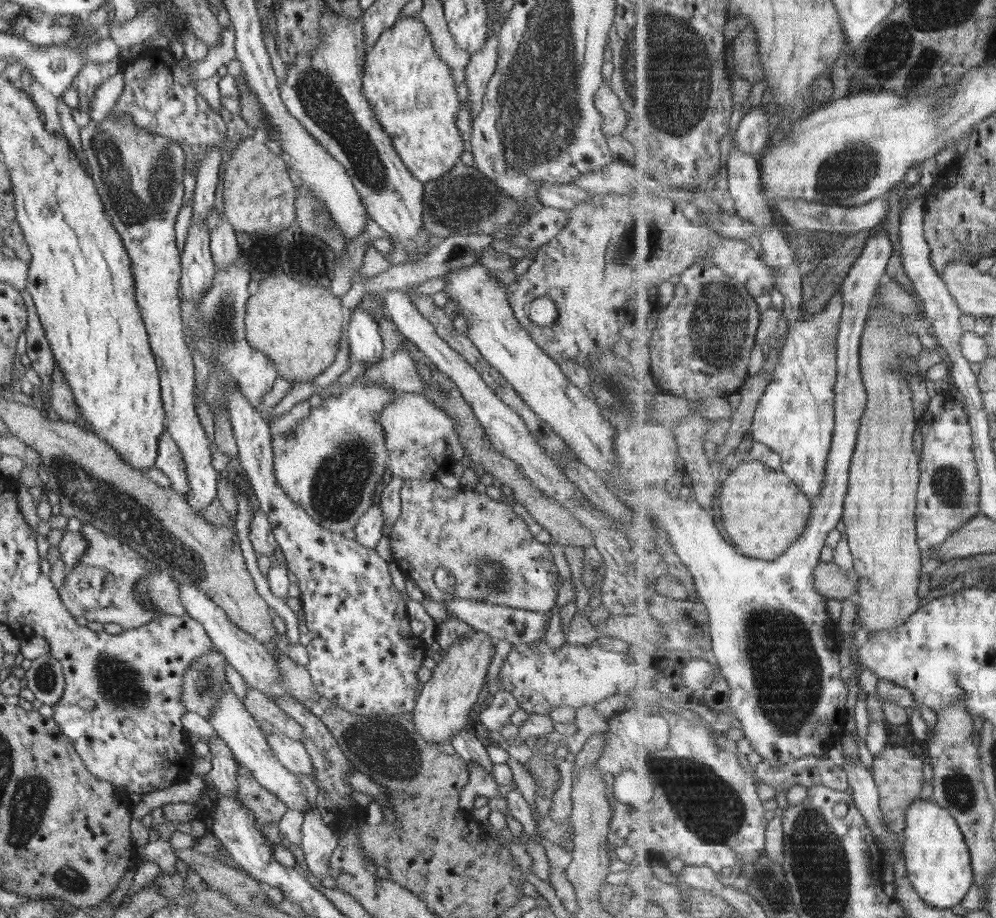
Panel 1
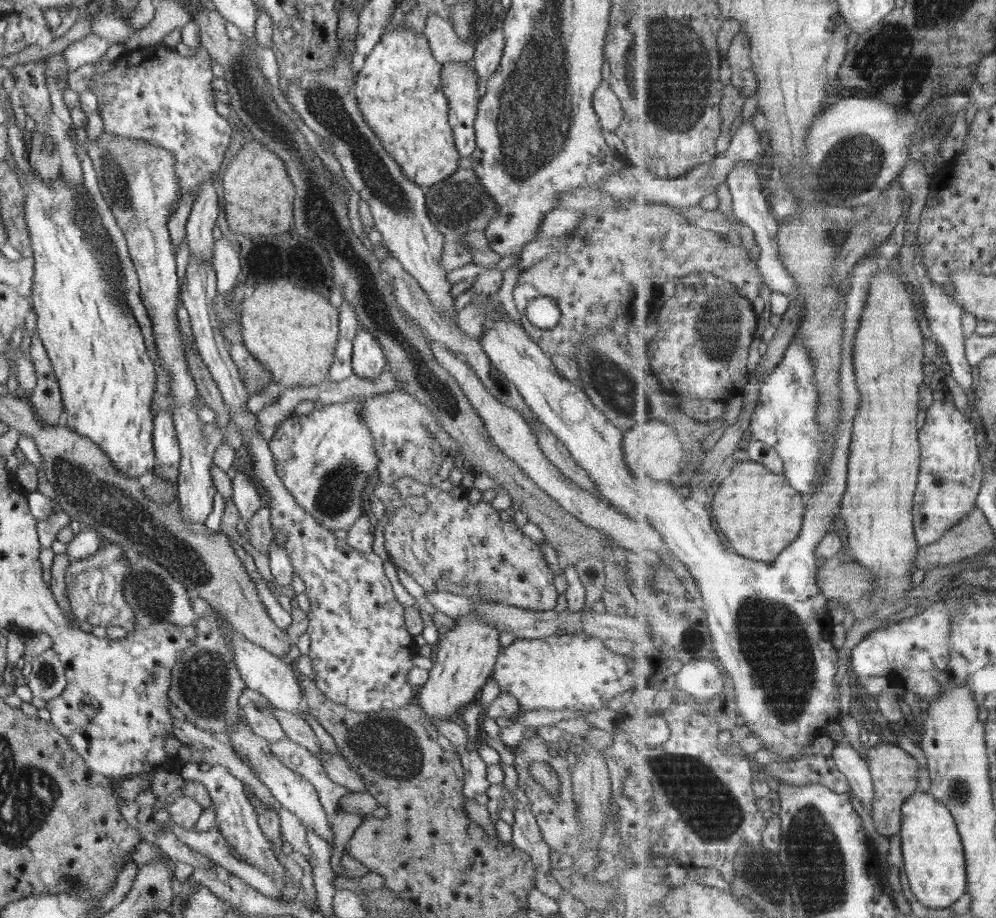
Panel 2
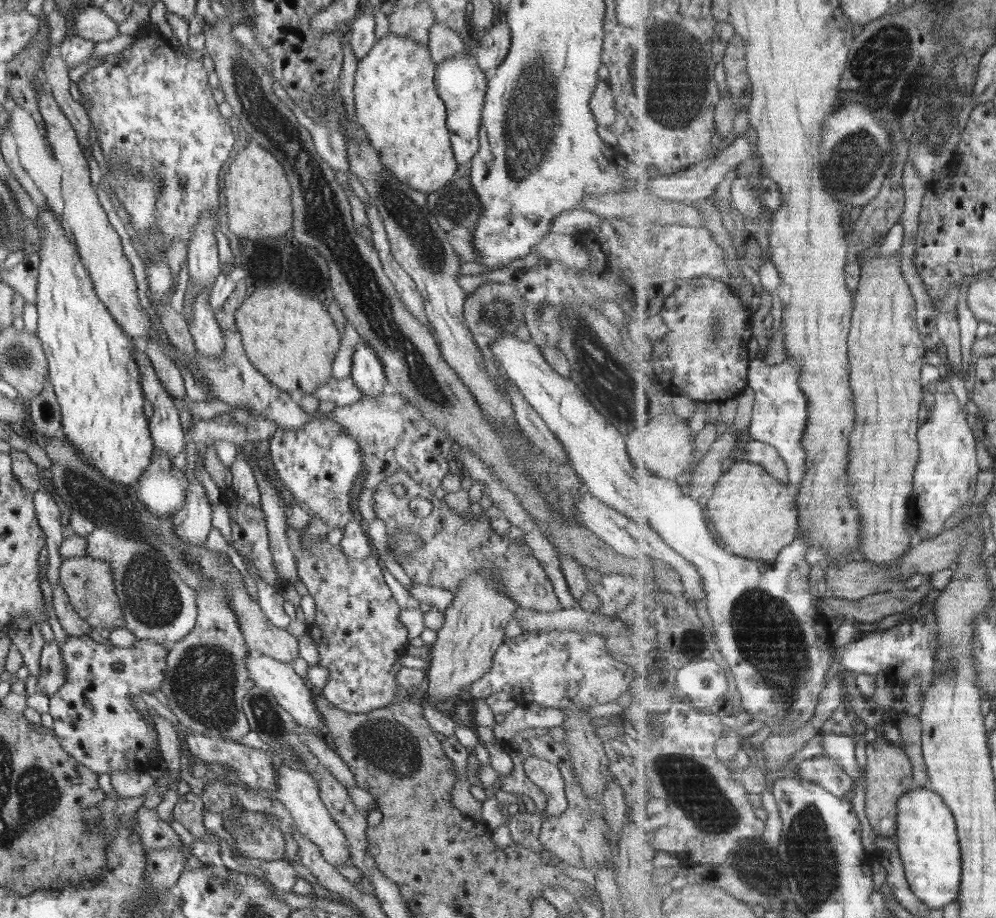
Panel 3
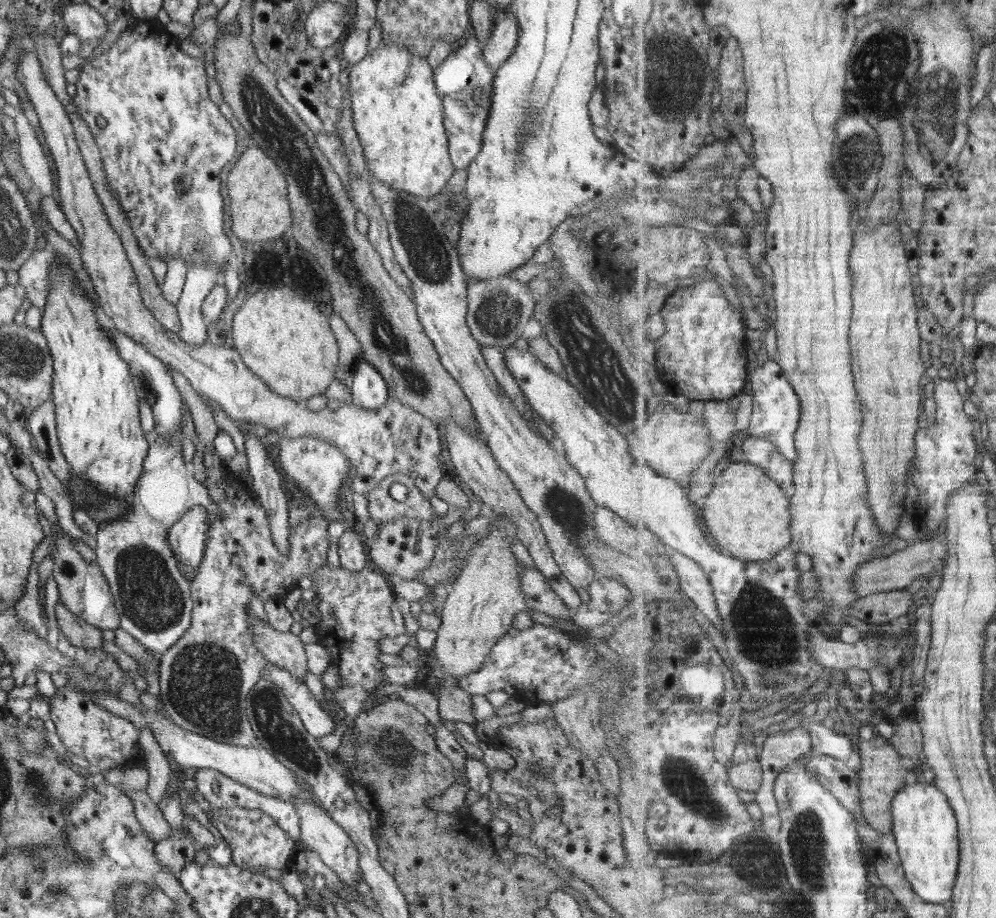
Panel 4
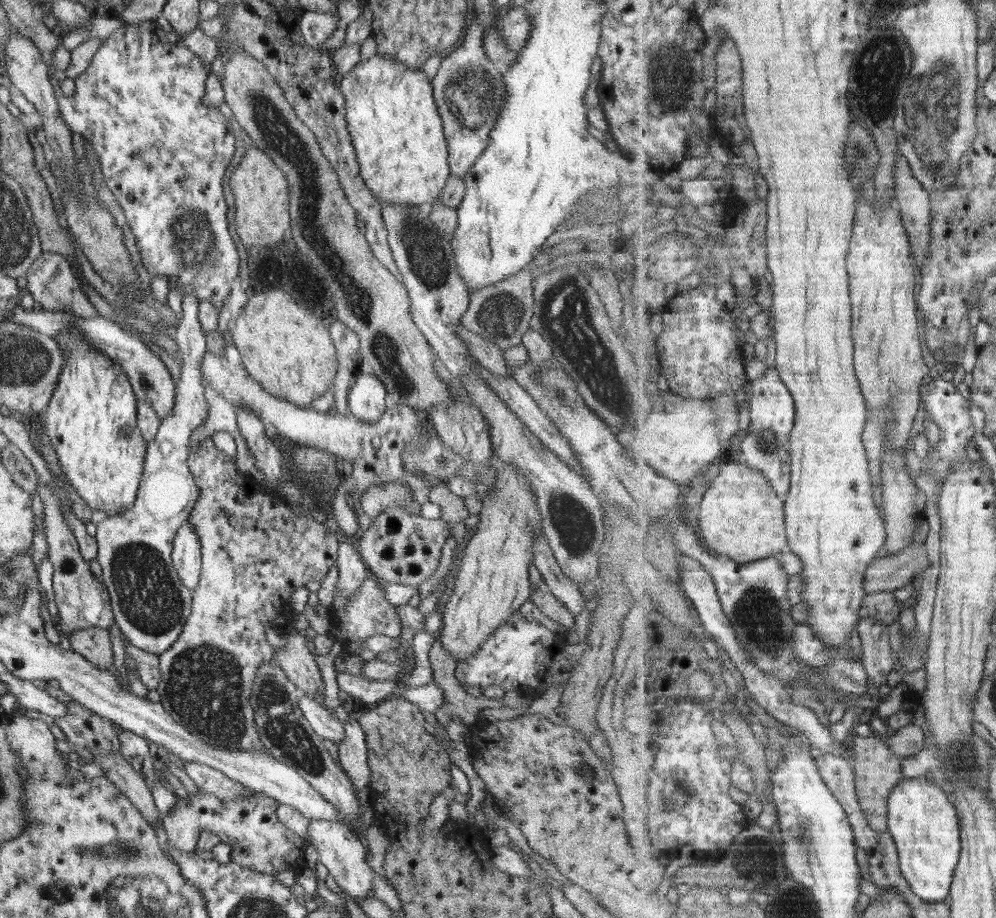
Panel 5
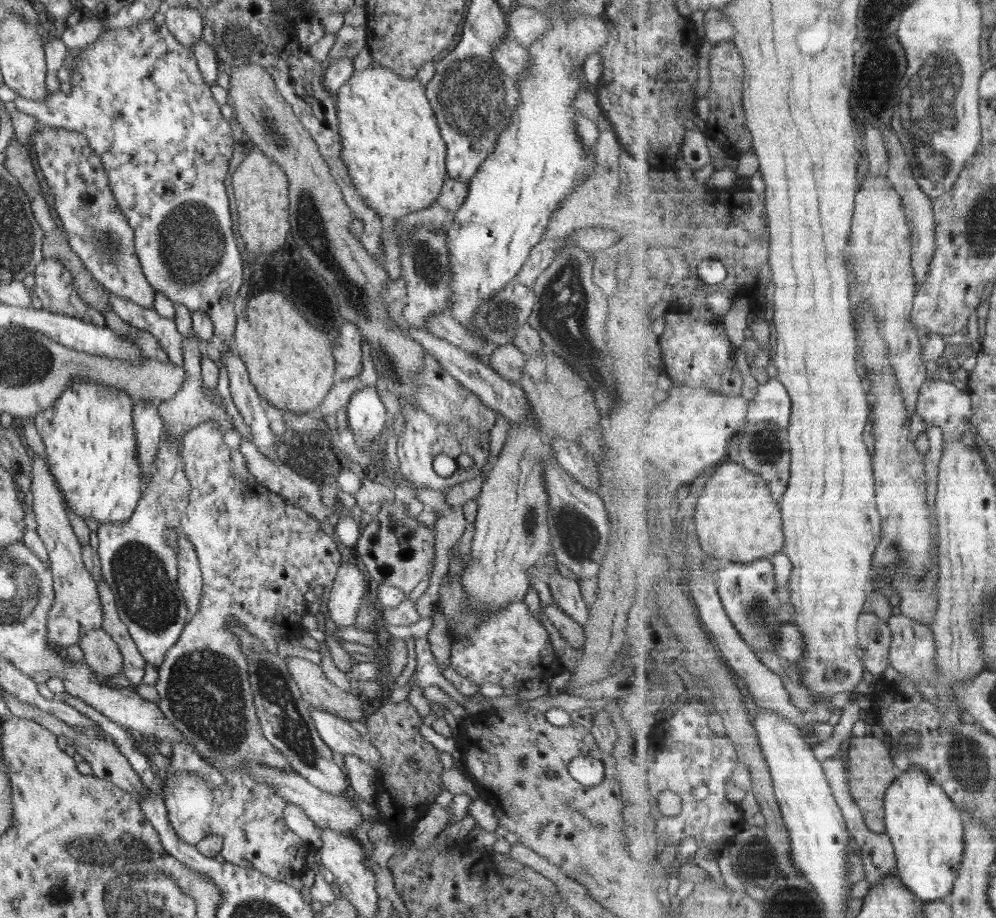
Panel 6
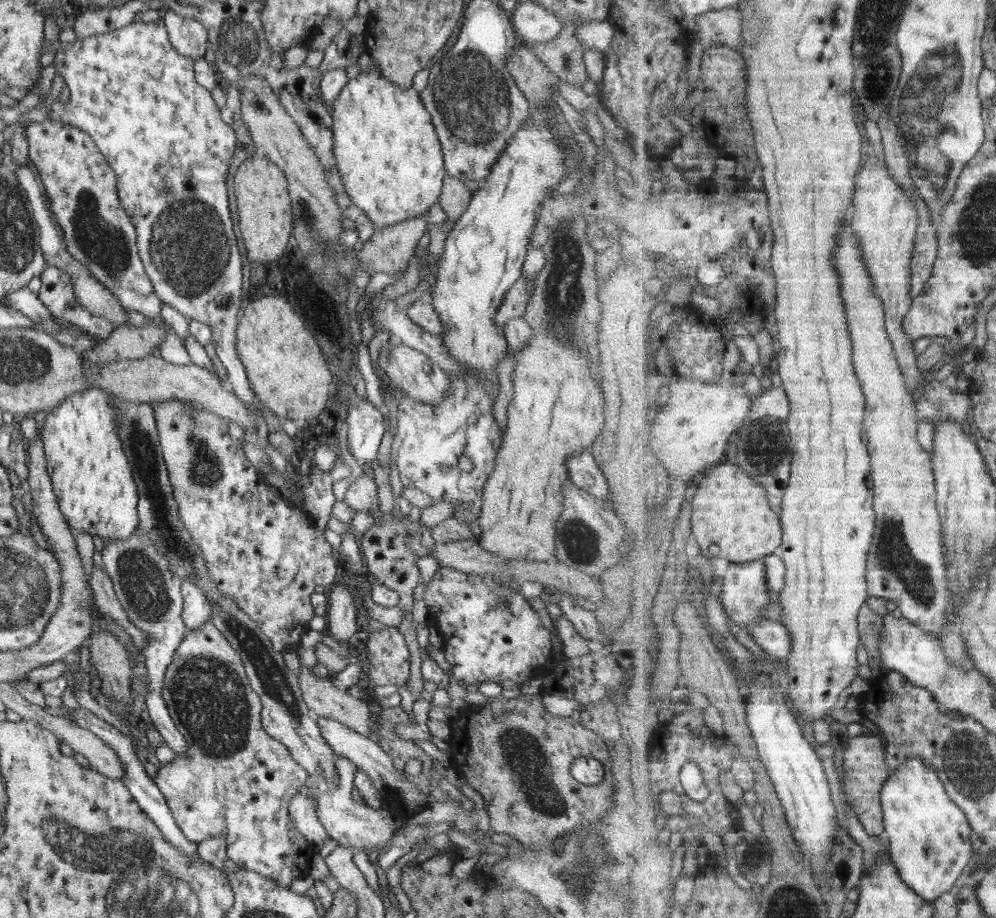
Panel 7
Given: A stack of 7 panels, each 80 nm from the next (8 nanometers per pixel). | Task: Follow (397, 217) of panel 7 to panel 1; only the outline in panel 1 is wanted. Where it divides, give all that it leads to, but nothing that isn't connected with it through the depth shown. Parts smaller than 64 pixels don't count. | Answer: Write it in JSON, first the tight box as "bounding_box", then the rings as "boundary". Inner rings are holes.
{"bounding_box":[361,14,464,184],"boundary":[[[413,14],[411,17],[401,18],[401,20],[397,19],[389,28],[382,30],[381,34],[377,37],[377,40],[375,40],[369,50],[365,53],[363,74],[361,77],[362,95],[369,101],[371,110],[373,110],[373,116],[375,116],[377,122],[389,135],[391,144],[393,145],[395,152],[399,155],[401,162],[407,167],[407,170],[413,175],[413,178],[416,178],[423,184],[435,180],[435,178],[439,178],[442,174],[445,174],[451,169],[459,159],[459,156],[461,156],[462,148],[464,146],[460,132],[455,128],[455,117],[457,116],[458,110],[460,110],[460,102],[458,101],[459,91],[456,90],[450,71],[451,68],[448,64],[444,60],[441,60],[436,53],[429,32],[427,32],[427,29],[416,14]]]}

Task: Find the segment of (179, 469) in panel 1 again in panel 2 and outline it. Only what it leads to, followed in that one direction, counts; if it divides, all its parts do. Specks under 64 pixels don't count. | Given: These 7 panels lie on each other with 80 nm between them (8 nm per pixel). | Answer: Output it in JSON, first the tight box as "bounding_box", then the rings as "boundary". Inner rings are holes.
{"bounding_box":[152,412,180,468],"boundary":[[[159,412],[153,417],[152,446],[154,459],[161,466],[177,468],[180,460],[179,444],[177,442],[170,414]]]}

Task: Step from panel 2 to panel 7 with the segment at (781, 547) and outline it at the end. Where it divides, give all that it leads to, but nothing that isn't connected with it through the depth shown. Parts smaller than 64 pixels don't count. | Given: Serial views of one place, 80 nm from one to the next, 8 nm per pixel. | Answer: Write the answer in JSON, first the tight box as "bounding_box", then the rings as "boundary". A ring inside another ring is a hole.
{"bounding_box":[690,464,784,563],"boundary":[[[721,464],[717,466],[711,476],[707,476],[701,482],[699,494],[695,496],[695,516],[690,518],[691,534],[700,550],[710,558],[725,558],[731,563],[748,563],[751,560],[763,559],[768,554],[779,551],[784,544],[784,526],[782,517],[771,504],[770,494],[767,488],[757,482],[753,476],[749,476],[741,466],[737,464]]]}

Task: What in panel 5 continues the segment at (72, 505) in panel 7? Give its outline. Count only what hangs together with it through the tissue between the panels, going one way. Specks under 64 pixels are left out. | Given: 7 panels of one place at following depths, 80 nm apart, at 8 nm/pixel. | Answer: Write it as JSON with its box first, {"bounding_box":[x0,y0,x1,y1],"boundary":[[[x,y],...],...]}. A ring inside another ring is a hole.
{"bounding_box":[38,330,147,515],"boundary":[[[77,330],[59,334],[55,342],[65,355],[65,364],[51,399],[39,413],[38,425],[49,437],[59,469],[79,498],[91,510],[117,515],[135,500],[145,464],[147,449],[136,425],[138,399],[119,366],[81,340]]]}

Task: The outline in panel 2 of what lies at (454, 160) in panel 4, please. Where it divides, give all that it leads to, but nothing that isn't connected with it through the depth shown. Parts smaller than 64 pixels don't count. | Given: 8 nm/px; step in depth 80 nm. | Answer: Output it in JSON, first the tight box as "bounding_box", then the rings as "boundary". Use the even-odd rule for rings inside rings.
{"bounding_box":[440,62,478,157],"boundary":[[[443,62],[440,70],[441,90],[448,102],[448,123],[460,157],[475,150],[474,129],[478,84],[468,62]]]}

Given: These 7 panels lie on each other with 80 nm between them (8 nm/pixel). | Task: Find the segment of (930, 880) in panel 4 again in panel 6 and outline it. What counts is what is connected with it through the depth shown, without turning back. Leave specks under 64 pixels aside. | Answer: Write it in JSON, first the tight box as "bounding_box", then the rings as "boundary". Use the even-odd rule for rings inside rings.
{"bounding_box":[885,766,968,901],"boundary":[[[920,766],[900,773],[885,800],[887,834],[896,846],[901,880],[925,901],[952,894],[968,850],[964,812]]]}

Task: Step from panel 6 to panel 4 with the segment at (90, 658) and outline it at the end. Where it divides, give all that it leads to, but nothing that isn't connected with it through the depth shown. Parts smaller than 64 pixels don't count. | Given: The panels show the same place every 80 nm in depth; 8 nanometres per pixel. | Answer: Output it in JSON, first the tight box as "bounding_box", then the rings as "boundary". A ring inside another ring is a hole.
{"bounding_box":[54,602,101,651],"boundary":[[[61,602],[54,606],[56,622],[64,637],[73,647],[81,647],[87,651],[101,649],[101,629],[92,628],[89,623],[83,622],[80,617],[70,613]]]}

